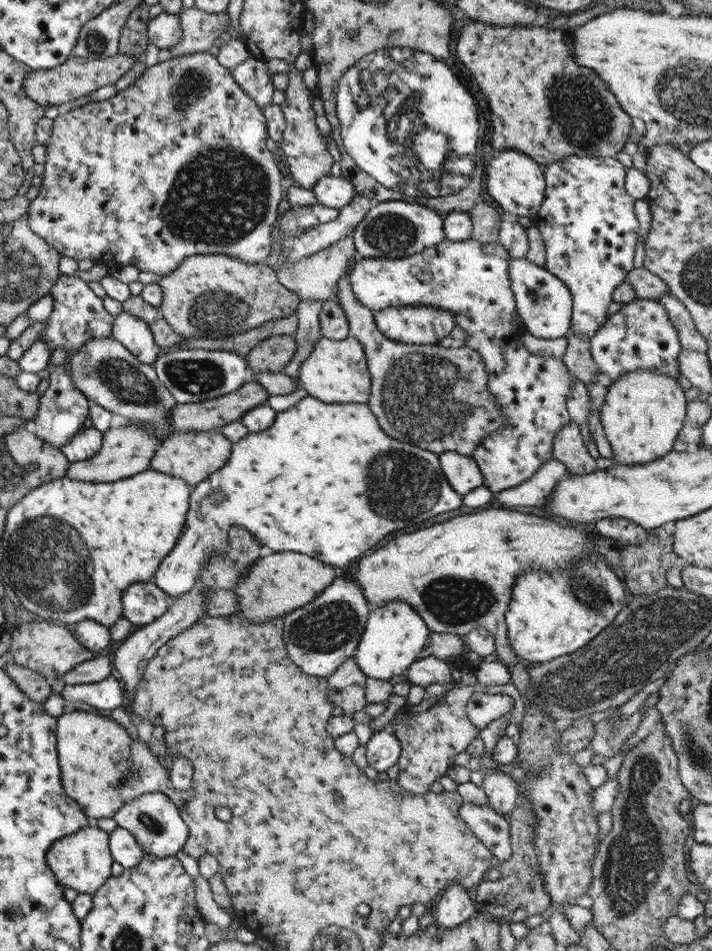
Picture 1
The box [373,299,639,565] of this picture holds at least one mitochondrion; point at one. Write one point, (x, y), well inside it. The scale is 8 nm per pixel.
(426, 398)

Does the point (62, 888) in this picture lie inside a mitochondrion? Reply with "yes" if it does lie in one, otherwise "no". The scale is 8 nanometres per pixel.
no

